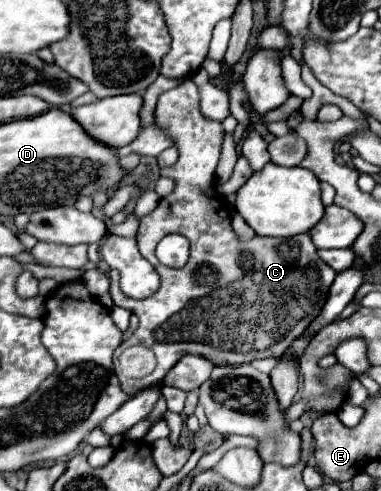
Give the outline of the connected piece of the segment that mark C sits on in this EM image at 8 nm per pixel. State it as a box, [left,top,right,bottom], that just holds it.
[109,78,337,396]

